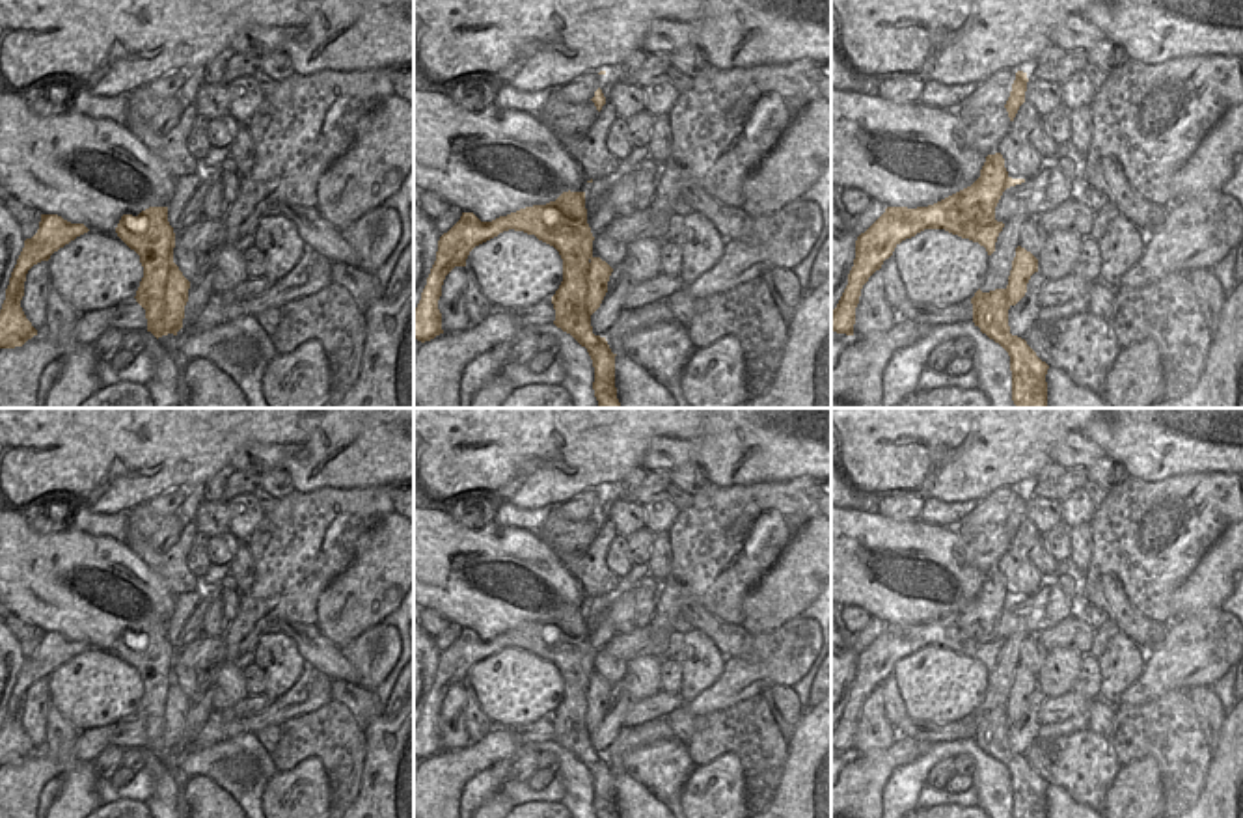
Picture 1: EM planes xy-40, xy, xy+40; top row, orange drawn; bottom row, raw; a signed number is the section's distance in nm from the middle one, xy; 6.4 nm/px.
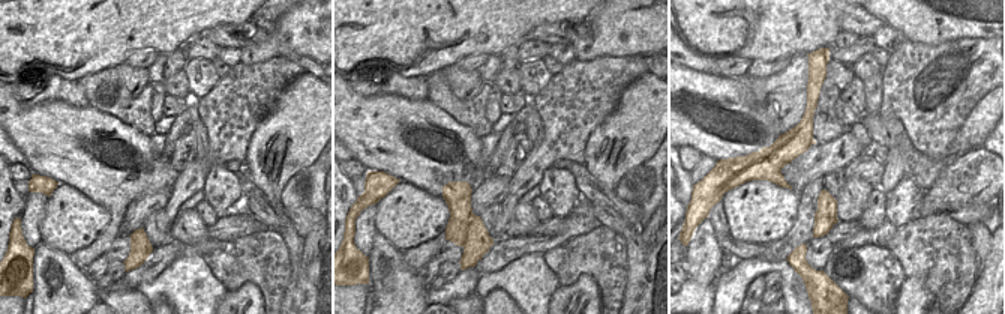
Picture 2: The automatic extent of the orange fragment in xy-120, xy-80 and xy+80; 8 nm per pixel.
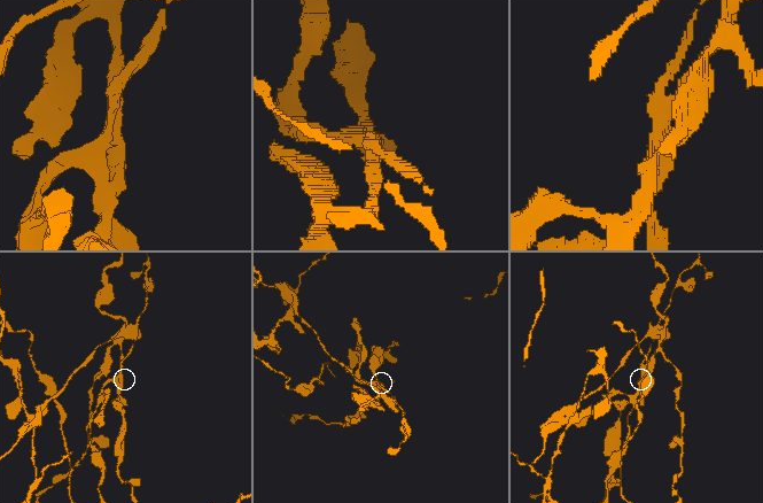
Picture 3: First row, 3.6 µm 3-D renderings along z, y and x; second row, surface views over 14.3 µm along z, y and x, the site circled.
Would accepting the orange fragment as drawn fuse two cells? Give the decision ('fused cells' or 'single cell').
fused cells

